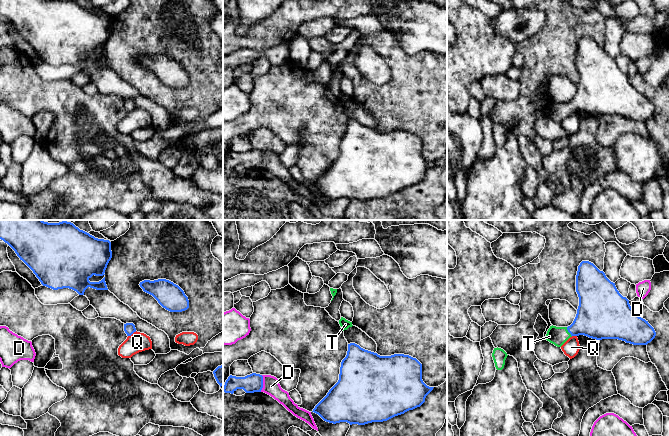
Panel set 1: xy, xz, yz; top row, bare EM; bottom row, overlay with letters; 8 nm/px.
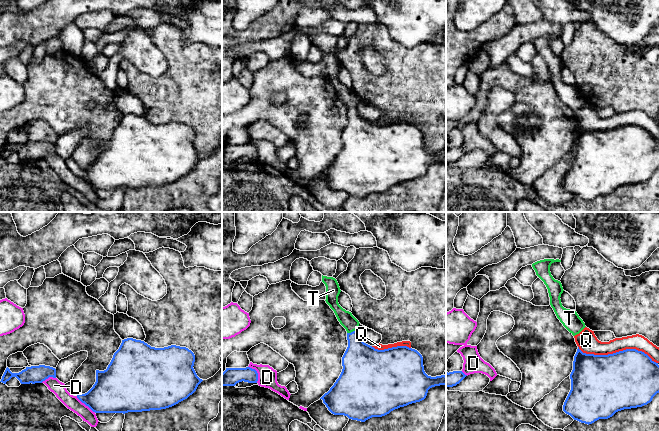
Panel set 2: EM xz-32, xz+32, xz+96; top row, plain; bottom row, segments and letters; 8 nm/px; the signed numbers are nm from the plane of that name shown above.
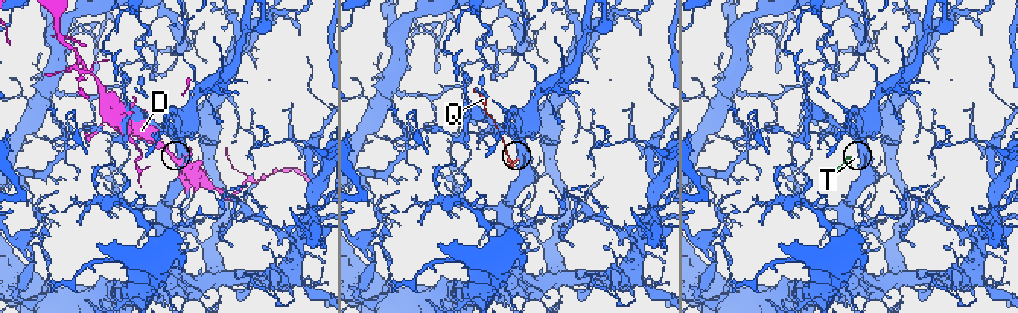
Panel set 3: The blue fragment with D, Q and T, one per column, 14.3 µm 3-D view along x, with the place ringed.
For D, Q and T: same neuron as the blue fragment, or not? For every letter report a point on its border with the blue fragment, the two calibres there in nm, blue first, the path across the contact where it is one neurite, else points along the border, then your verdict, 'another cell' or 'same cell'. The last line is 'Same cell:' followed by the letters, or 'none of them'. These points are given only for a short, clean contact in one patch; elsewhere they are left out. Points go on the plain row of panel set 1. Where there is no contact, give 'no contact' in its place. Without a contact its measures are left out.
D: meets blue in xz at (262, 159); 150 nm thick on the blue side, 140 nm on the other; another cell
Q: meets blue in xy at (132, 109); 90 nm thick on the blue side, 160 nm on the other; another cell
T: meets blue in yz at (568, 107); 320 nm thick on the blue side, 150 nm on the other; runs through yz (596, 94), (568, 107), (558, 112); same cell
Same cell: T

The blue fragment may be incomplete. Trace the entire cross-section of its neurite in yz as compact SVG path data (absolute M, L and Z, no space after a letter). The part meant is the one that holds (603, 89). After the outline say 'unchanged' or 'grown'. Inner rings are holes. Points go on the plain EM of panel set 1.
M582 37L576 51L576 68L579 82L573 99L568 103L550 102L546 116L561 123L570 113L584 111L592 115L618 115L633 121L647 121L656 112L654 104L645 95L639 93L617 66L603 47L593 39Z; grown

